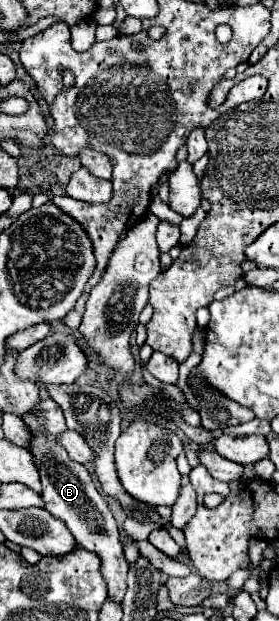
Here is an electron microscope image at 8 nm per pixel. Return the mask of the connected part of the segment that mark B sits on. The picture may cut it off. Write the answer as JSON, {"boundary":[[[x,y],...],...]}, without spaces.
{"boundary":[[[42,398],[42,402],[38,404],[38,412],[24,416],[24,422],[34,432],[34,446],[30,452],[34,454],[34,462],[38,466],[40,480],[42,480],[44,508],[50,514],[54,514],[66,522],[68,530],[74,534],[80,548],[96,552],[100,556],[102,576],[106,578],[106,584],[108,584],[108,596],[114,598],[116,602],[122,602],[124,592],[126,592],[128,562],[122,554],[118,526],[116,526],[116,520],[108,508],[108,502],[98,492],[90,472],[82,464],[72,462],[68,458],[66,450],[54,442],[56,436],[66,430],[66,422],[64,422],[64,414],[62,414],[60,406],[50,398]]]}

